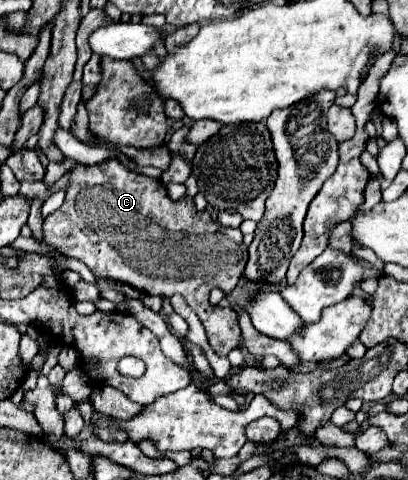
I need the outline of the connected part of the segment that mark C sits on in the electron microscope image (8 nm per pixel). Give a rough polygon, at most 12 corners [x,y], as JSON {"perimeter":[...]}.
{"perimeter":[[116,159],[76,165],[44,241],[96,277],[184,295],[238,347],[240,229]]}

